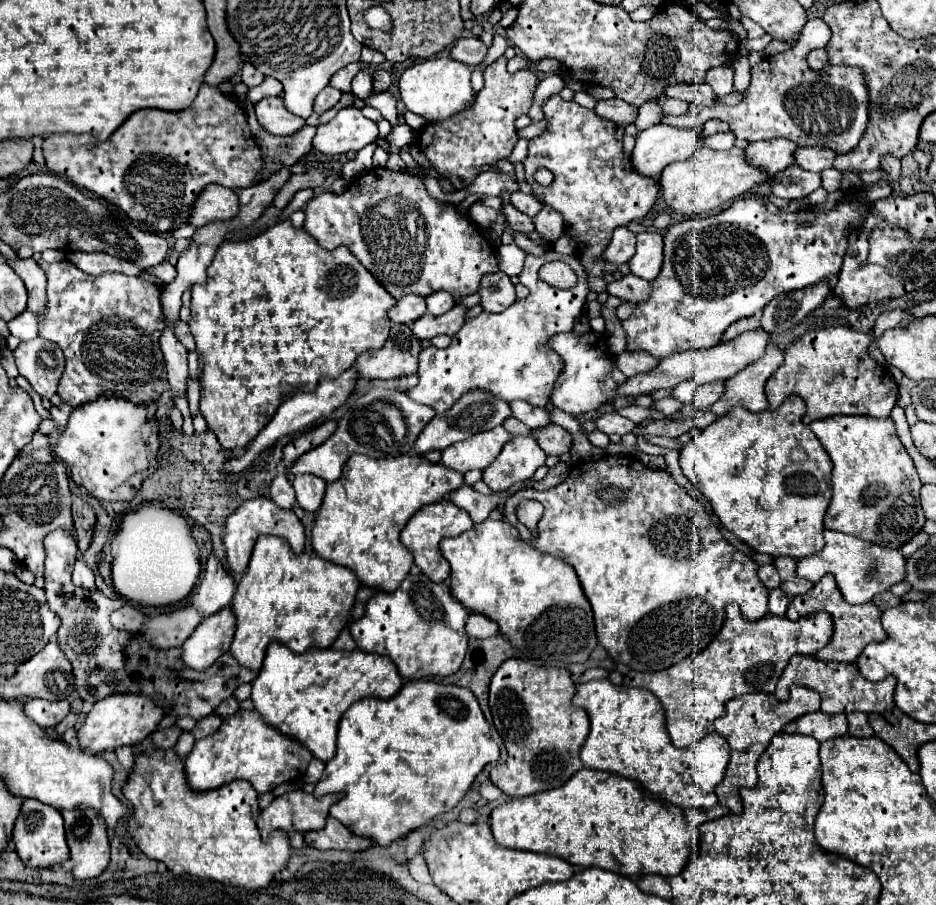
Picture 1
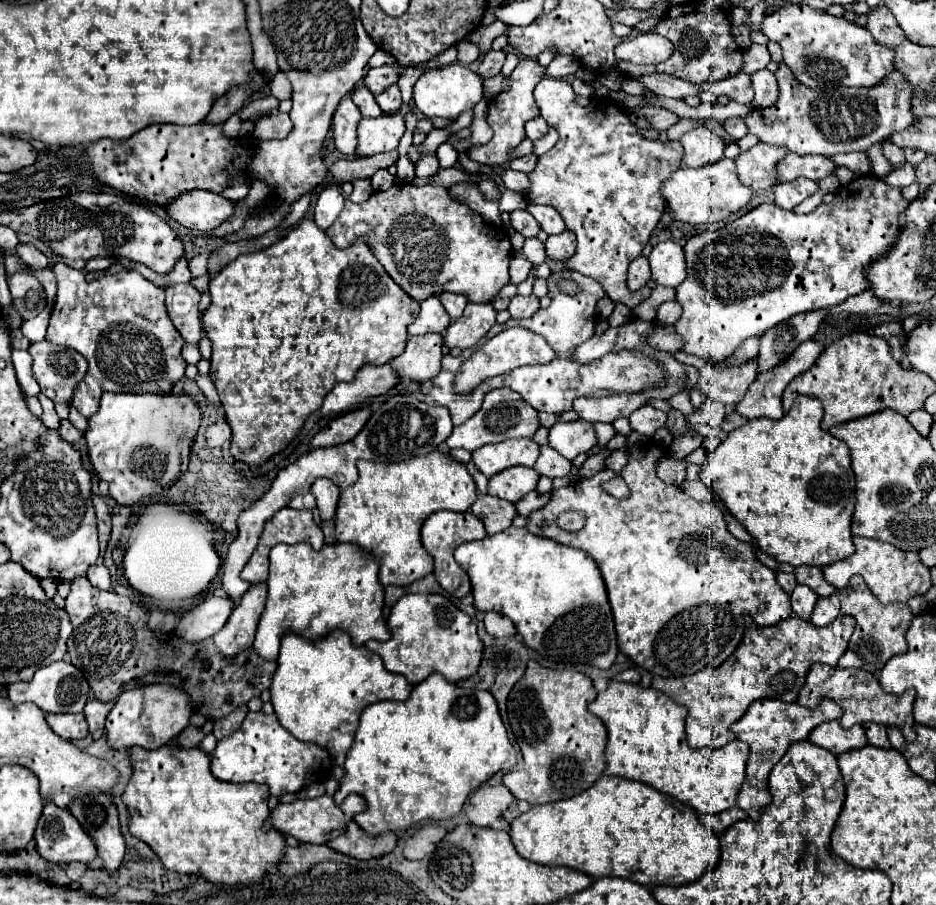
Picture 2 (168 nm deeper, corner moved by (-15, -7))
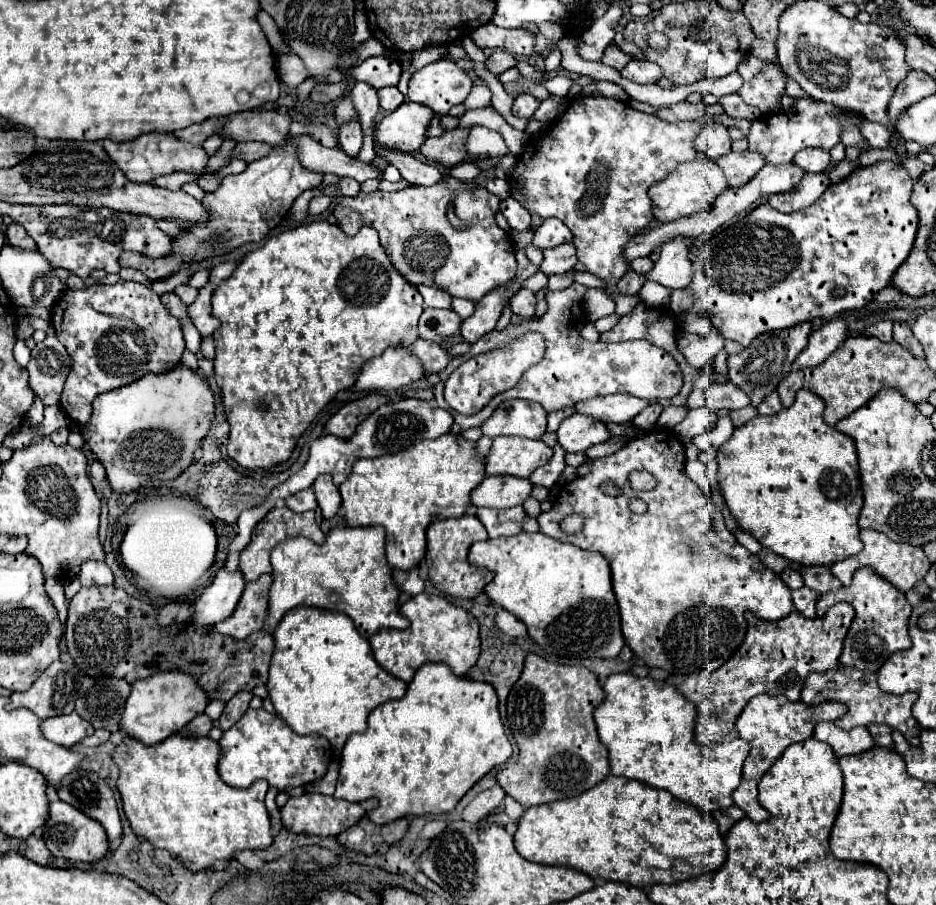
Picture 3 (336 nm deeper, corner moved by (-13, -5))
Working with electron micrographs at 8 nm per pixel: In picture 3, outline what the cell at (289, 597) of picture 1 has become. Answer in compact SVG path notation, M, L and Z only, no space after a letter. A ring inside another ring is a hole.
M339 525L327 533L325 545L315 545L307 537L289 537L281 541L271 551L271 565L273 565L273 585L269 591L269 617L267 617L267 631L271 633L281 617L299 605L341 611L349 615L363 637L371 637L379 629L407 629L409 621L399 613L397 599L401 595L399 587L393 581L391 567L385 559L385 529L383 527L347 527Z

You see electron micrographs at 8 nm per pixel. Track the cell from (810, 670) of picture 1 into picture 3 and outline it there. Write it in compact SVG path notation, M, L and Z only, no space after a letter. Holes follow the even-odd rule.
M839 667L837 671L829 673L811 673L805 679L805 687L801 691L801 699L805 705L817 705L823 701L841 701L847 705L847 715L837 719L835 725L841 729L853 729L853 727L867 727L871 723L883 723L891 729L897 729L901 733L907 731L907 721L911 719L911 707L917 701L917 693L905 693L905 695L889 695L883 693L877 685L875 673L865 673L859 669Z

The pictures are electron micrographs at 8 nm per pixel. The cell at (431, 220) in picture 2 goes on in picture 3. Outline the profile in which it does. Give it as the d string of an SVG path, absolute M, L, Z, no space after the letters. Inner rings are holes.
M443 177L443 181L431 187L409 185L393 193L373 191L343 197L333 215L339 219L339 227L345 235L357 235L363 225L377 229L391 263L411 285L437 287L451 297L477 303L501 283L511 281L517 269L515 247L495 221L499 203L499 197L485 187L455 177ZM449 205L453 205L455 215L465 221L469 229L457 231L451 227L447 219Z

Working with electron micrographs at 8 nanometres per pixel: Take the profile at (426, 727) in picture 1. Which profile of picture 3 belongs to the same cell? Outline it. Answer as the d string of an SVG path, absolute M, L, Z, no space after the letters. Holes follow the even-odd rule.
M425 663L417 669L401 699L379 705L371 711L367 729L363 733L353 733L347 739L341 755L335 797L351 803L367 801L371 797L379 799L379 807L369 813L369 819L377 825L409 815L449 813L483 775L505 763L509 757L511 743L503 731L493 685L457 677L445 663Z

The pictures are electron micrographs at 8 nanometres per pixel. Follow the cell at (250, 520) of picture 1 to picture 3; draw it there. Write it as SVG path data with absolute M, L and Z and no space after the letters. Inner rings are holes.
M275 507L275 509L271 509L271 511L257 523L249 547L245 547L245 549L241 551L239 569L243 571L245 579L247 579L247 581L255 581L255 579L259 579L259 575L271 573L271 571L273 571L273 569L271 569L271 563L269 563L271 549L273 549L279 541L283 541L283 539L287 539L287 537L293 537L293 535L303 535L303 537L315 541L317 545L323 545L323 543L325 543L325 533L319 529L313 511L295 513L295 511L287 509L287 507Z

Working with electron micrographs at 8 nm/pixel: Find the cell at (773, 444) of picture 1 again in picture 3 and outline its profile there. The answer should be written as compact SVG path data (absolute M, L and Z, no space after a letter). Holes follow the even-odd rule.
M799 391L789 409L769 417L757 415L743 427L737 427L731 439L717 451L721 493L739 527L751 533L763 547L801 565L833 565L863 547L857 525L863 507L857 447L851 437L823 421L823 411L825 403L815 393Z

